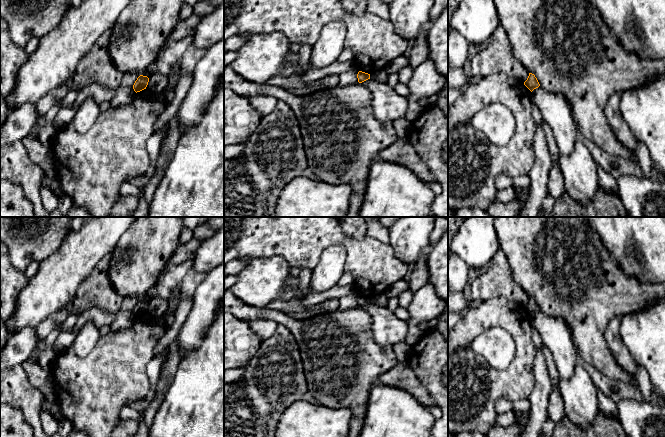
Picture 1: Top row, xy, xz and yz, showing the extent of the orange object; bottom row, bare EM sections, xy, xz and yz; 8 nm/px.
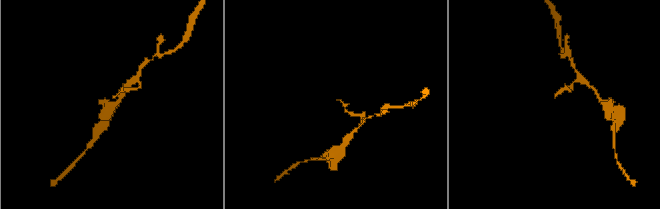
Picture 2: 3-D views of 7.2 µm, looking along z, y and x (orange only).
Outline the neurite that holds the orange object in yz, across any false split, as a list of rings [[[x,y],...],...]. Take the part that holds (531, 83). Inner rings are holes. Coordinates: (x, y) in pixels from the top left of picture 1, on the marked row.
[[[529,73],[527,80],[524,82],[524,85],[532,92],[534,89],[540,86],[537,78],[534,74]]]

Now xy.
[[[140,75],[133,85],[134,91],[137,93],[146,89],[148,82],[149,78],[147,76]]]

